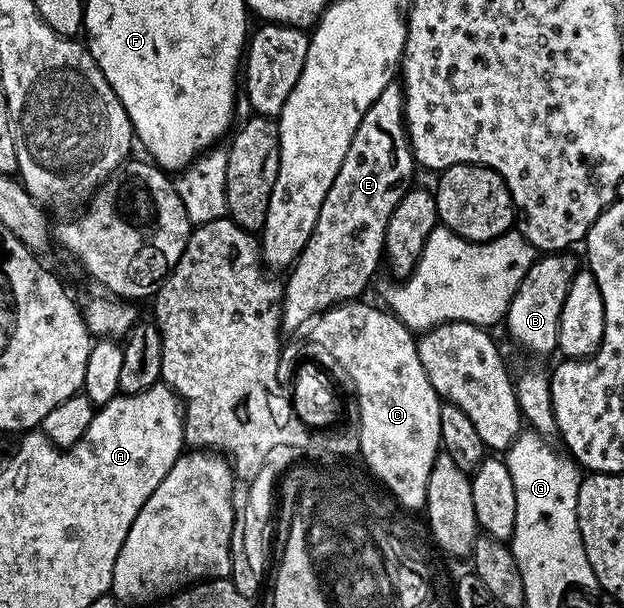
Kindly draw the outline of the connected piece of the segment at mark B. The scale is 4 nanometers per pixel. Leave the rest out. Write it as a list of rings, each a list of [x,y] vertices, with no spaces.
[[[552,251],[547,255],[537,256],[510,303],[506,314],[508,333],[528,353],[544,357],[547,353],[557,352],[556,340],[562,303],[566,299],[572,277],[578,272],[578,265],[570,254],[568,251]]]

